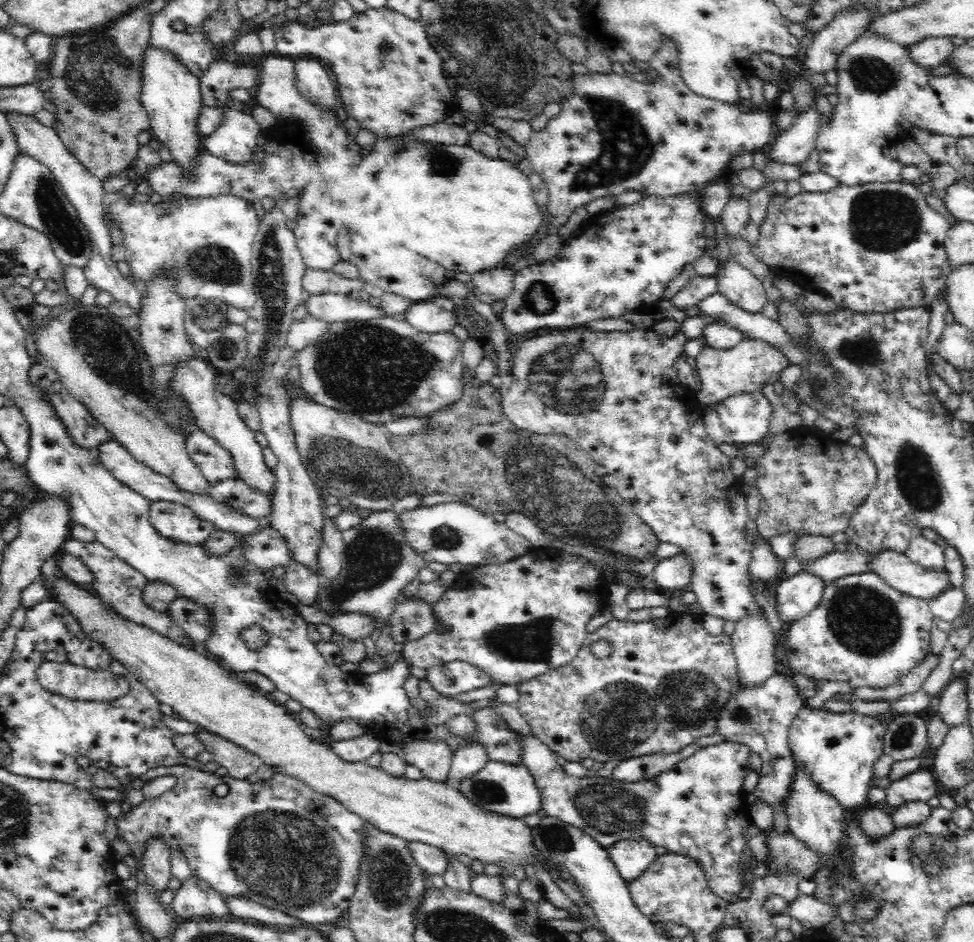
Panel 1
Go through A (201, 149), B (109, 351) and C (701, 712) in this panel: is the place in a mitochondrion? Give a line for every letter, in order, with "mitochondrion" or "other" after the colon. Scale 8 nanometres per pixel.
A: other
B: mitochondrion
C: mitochondrion

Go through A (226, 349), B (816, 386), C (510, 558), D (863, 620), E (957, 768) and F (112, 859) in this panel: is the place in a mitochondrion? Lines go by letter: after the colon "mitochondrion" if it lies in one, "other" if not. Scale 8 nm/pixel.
A: mitochondrion
B: mitochondrion
C: other
D: mitochondrion
E: other
F: other

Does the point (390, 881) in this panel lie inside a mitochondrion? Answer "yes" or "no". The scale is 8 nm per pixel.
yes

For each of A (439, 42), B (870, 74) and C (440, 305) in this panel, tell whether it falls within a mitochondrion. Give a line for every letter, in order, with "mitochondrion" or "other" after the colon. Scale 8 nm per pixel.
A: other
B: mitochondrion
C: other

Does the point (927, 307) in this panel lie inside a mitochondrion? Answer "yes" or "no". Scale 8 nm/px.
no

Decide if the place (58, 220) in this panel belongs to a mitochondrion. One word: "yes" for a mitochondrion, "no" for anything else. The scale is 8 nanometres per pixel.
yes

